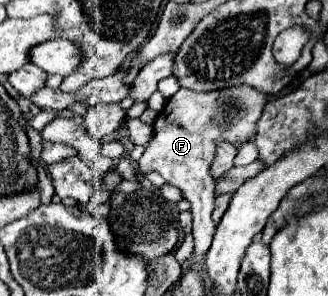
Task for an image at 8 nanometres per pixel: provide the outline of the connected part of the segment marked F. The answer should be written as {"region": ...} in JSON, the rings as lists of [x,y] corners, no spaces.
{"region":[[[241,85],[211,93],[197,93],[191,89],[179,89],[159,113],[155,121],[155,135],[145,149],[139,163],[139,173],[157,171],[169,185],[181,189],[183,199],[191,203],[193,215],[193,259],[197,263],[205,263],[207,249],[211,247],[215,235],[215,223],[211,219],[213,203],[215,203],[215,179],[209,173],[209,167],[215,157],[215,147],[219,141],[247,141],[257,131],[257,121],[261,117],[265,101],[265,93]]]}

